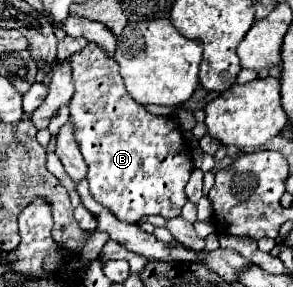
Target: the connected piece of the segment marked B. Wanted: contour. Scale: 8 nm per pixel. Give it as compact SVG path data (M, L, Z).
M88 43L68 59L74 79L74 95L68 105L74 139L88 165L92 197L122 221L138 221L144 215L172 219L180 215L186 193L184 185L194 169L192 151L186 149L182 131L172 117L152 115L132 101L122 85L116 61L104 57L98 45Z

